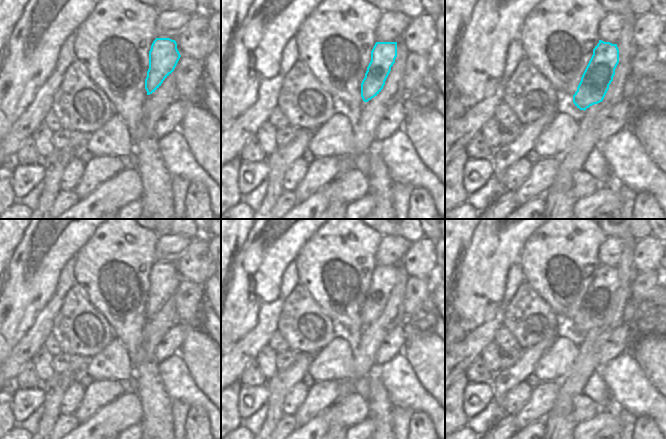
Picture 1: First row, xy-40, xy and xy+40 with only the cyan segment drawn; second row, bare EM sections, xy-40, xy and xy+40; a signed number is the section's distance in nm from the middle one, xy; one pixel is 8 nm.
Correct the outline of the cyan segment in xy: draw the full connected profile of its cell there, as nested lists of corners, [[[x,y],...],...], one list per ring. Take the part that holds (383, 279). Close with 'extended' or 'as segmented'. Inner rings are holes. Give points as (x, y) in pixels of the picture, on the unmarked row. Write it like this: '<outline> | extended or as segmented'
[[[376,266],[371,275],[371,285],[361,307],[361,321],[368,326],[377,320],[397,281],[397,266]]] | as segmented

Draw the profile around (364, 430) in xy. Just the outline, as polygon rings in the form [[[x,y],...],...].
[[[370,418],[347,428],[345,439],[369,439],[375,431],[375,425]]]

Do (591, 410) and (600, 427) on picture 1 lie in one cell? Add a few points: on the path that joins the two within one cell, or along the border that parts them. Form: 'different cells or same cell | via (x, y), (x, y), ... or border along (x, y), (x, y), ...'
different cells | border along (600, 409), (595, 415), (577, 424)

